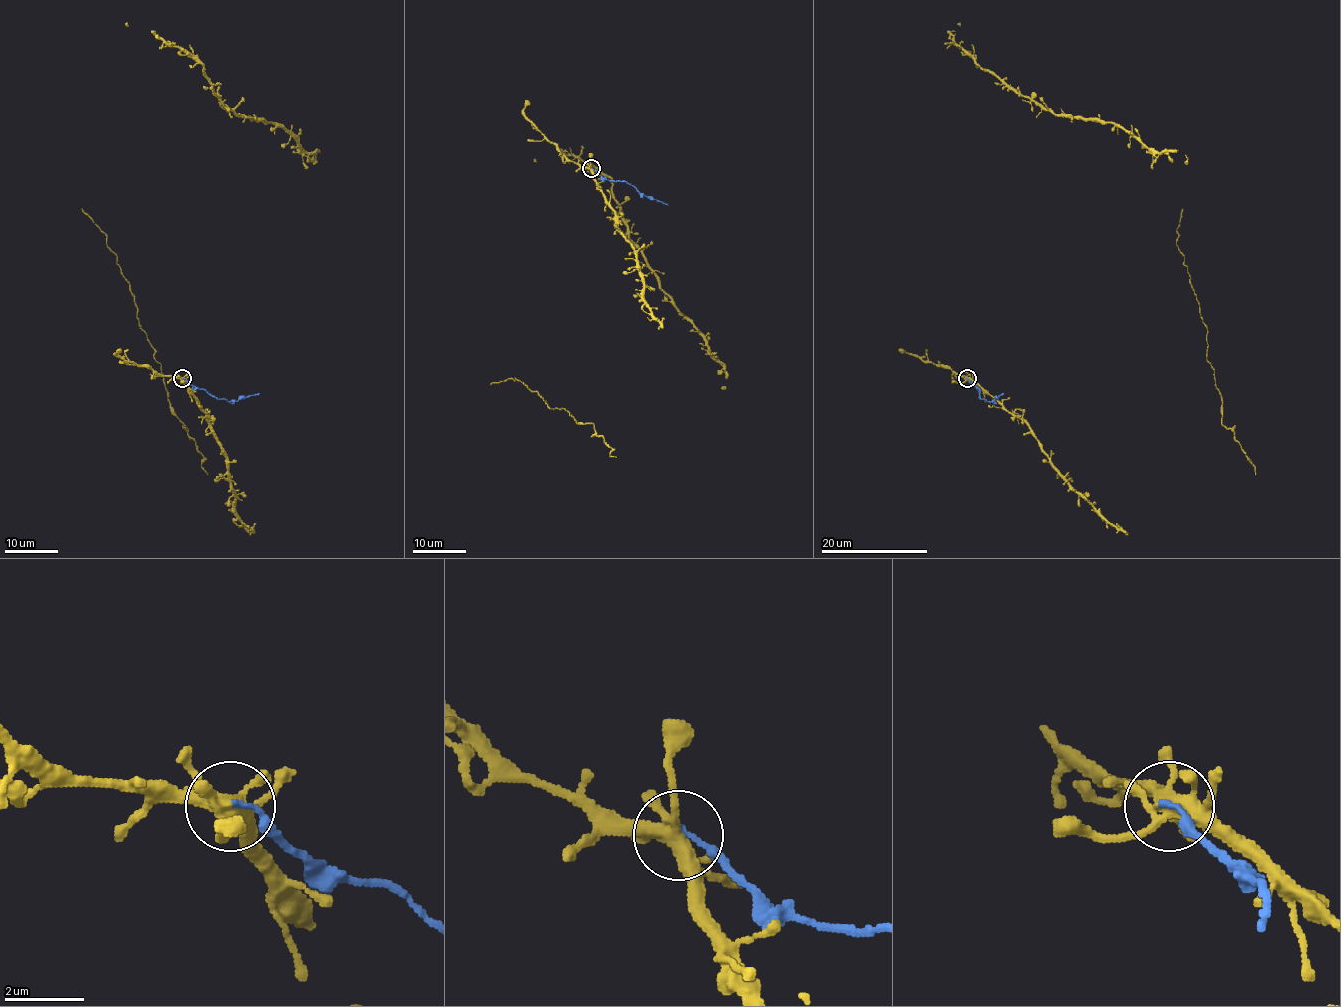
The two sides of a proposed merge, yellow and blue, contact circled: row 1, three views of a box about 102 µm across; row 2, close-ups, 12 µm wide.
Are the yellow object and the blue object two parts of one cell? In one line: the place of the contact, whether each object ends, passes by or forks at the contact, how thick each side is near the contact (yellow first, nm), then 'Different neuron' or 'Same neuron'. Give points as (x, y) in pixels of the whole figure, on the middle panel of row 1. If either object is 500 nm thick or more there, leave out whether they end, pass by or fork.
Place: (591, 168). At the ring yellow forks. At the ring blue ends. Thickness 360 nm (yellow) against 120 nm. Different neuron

